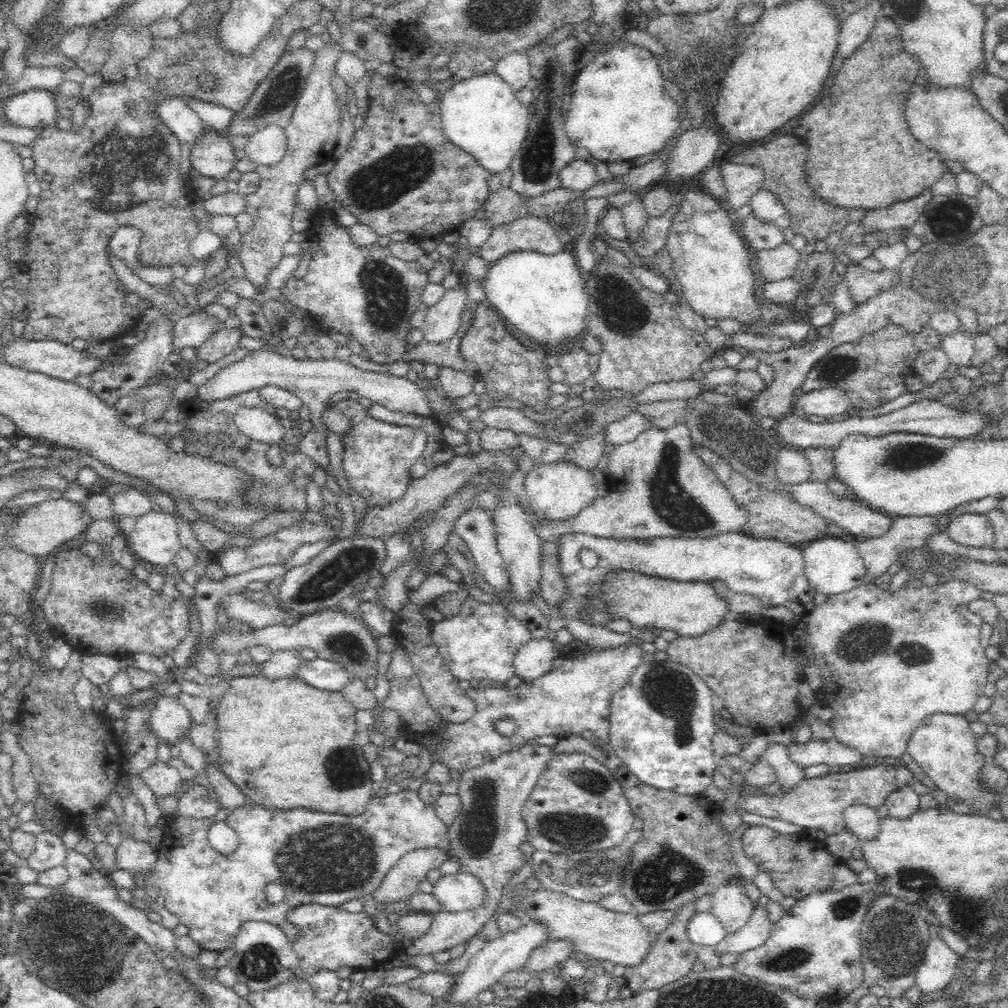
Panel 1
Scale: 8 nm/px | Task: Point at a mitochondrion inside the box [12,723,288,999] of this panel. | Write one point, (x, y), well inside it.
(70, 946)

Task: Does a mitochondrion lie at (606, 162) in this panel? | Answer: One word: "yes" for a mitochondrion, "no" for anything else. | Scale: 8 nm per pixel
no

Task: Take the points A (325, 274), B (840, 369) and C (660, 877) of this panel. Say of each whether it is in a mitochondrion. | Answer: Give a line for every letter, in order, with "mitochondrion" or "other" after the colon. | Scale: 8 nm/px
A: other
B: mitochondrion
C: mitochondrion

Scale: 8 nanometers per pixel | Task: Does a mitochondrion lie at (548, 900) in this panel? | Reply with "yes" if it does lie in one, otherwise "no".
no

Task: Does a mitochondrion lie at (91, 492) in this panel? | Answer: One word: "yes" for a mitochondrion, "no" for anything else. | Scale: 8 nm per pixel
no

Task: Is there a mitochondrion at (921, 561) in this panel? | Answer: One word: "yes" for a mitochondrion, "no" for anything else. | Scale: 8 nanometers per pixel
no

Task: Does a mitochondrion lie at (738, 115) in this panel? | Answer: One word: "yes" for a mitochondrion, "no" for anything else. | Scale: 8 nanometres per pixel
no

